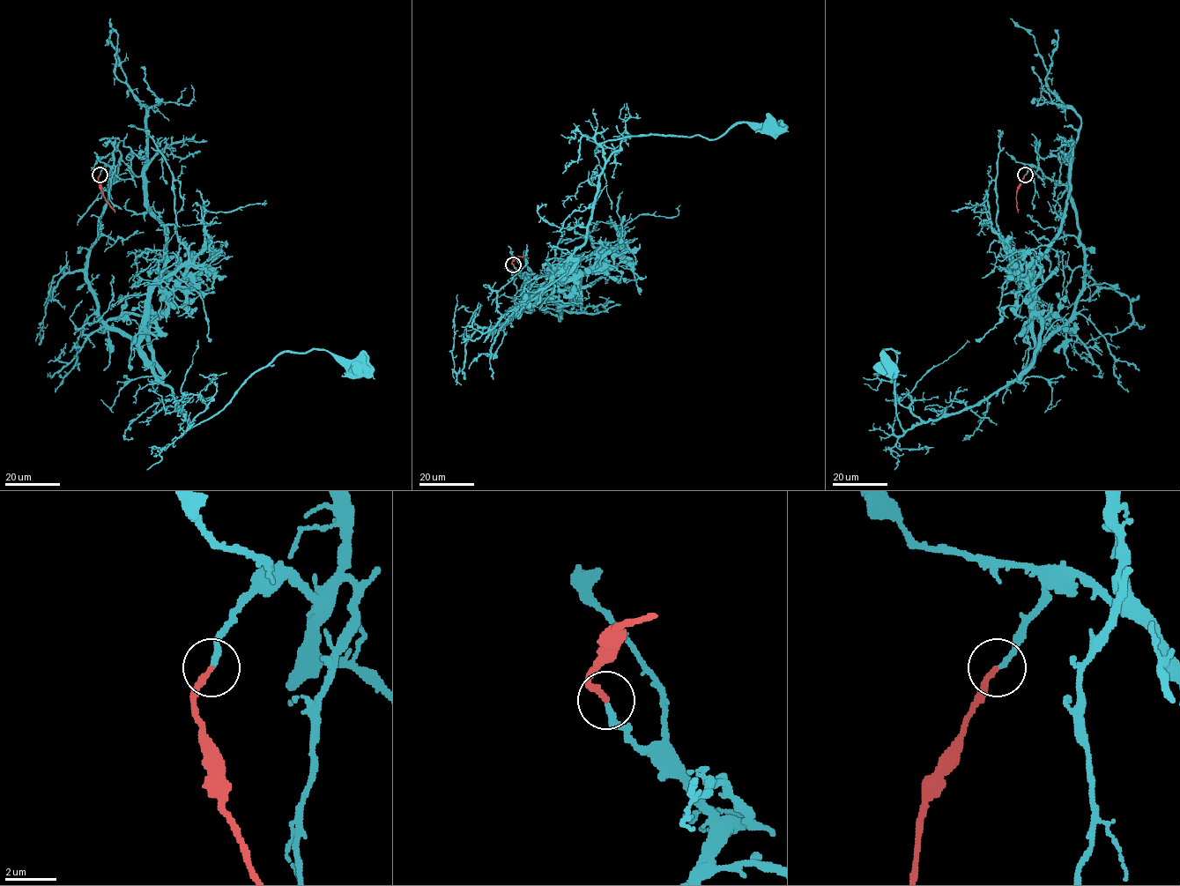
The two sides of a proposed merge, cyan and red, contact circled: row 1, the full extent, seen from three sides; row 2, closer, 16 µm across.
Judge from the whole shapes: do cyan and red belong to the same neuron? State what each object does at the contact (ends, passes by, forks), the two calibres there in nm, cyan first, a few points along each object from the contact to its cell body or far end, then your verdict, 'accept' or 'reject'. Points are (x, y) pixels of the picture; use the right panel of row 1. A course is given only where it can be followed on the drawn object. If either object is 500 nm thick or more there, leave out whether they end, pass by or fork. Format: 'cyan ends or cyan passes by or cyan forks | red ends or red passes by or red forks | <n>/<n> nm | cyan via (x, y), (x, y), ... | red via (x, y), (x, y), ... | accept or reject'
cyan ends | red ends | 200/240 nm | cyan via (1025, 174), (1064, 183), (1074, 207), (1075, 313), (1001, 390), (909, 428), (899, 353), (886, 367) | red via (1025, 174), (1016, 193), (1018, 212) | accept

